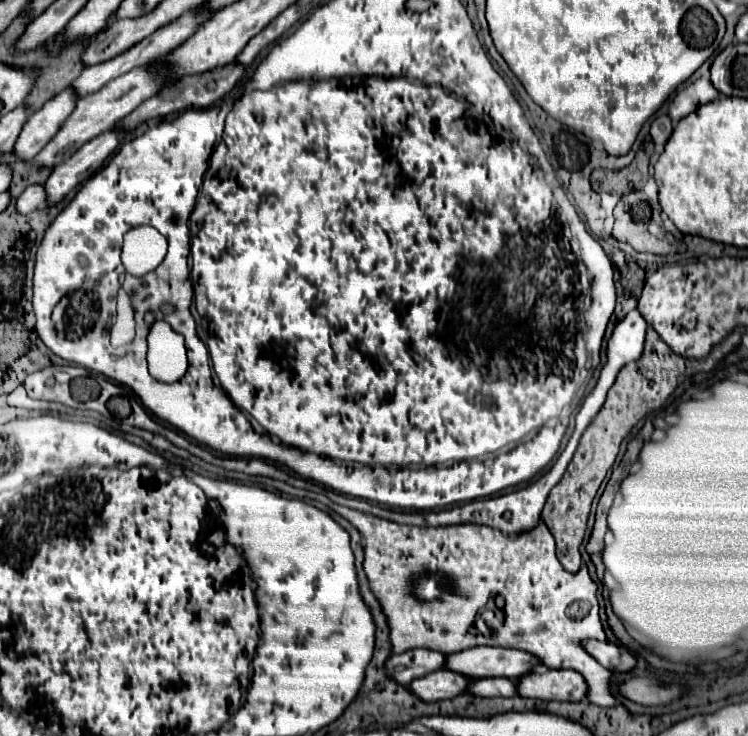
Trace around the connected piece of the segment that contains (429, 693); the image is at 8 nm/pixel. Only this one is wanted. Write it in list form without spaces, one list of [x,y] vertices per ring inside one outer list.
[[[441,668],[433,674],[417,678],[409,686],[413,692],[417,692],[417,696],[421,696],[421,700],[447,700],[463,694],[471,682],[473,680],[467,676],[459,676],[453,670]]]

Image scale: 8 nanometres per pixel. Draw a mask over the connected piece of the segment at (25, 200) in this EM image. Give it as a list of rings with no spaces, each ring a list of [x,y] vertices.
[[[31,184],[27,186],[27,190],[19,196],[17,200],[17,210],[21,214],[29,214],[33,210],[39,210],[47,204],[47,190],[45,190],[45,184]]]

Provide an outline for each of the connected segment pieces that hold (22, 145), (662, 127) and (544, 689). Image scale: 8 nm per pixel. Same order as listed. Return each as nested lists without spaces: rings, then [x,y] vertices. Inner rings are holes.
[[[69,86],[51,98],[43,108],[35,110],[25,122],[19,140],[15,144],[15,152],[23,160],[35,158],[49,140],[61,130],[65,120],[77,106],[77,92]]]
[[[661,114],[651,122],[651,138],[655,142],[655,152],[657,154],[663,152],[663,146],[669,140],[671,132],[673,132],[673,124],[671,124],[671,118],[667,114]]]
[[[543,670],[523,676],[517,684],[519,696],[539,700],[581,702],[587,698],[587,680],[575,670]]]

